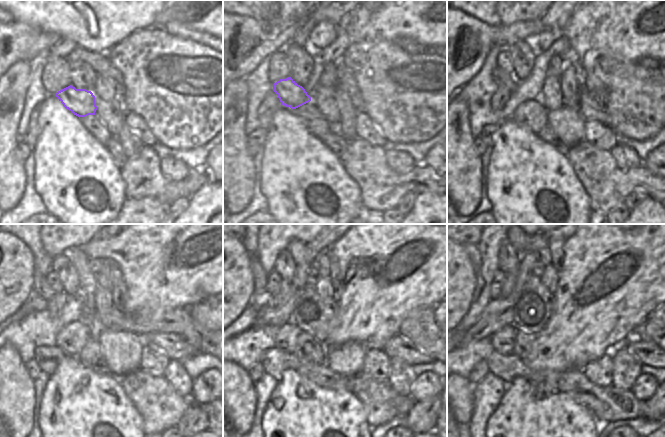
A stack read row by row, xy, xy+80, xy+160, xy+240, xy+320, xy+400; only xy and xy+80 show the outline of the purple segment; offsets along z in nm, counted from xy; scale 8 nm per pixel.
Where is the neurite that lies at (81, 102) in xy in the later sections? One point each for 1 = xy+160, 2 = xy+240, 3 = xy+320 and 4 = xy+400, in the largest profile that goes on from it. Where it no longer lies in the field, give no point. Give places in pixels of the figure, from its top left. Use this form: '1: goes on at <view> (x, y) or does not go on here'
1: goes on at xy+160 (508, 80)
2: goes on at xy+240 (40, 287)
3: goes on at xy+320 (260, 276)
4: goes on at xy+400 (473, 252)

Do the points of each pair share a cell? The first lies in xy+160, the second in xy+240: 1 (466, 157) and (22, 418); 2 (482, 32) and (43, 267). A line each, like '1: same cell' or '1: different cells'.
1: same cell
2: different cells

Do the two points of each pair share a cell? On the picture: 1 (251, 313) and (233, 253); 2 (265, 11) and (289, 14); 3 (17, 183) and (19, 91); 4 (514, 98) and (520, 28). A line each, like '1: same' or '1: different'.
1: different
2: same
3: same
4: different

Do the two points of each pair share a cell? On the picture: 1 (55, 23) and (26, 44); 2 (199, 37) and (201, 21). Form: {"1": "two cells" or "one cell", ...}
{"1": "two cells", "2": "two cells"}

